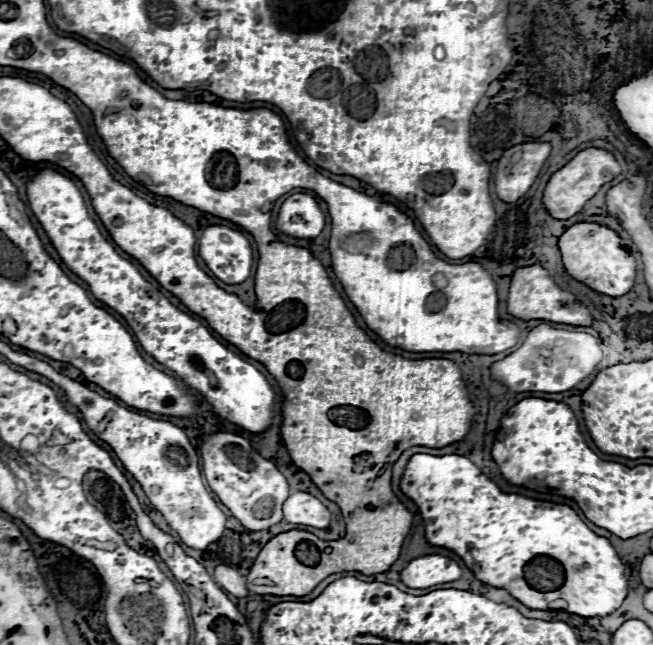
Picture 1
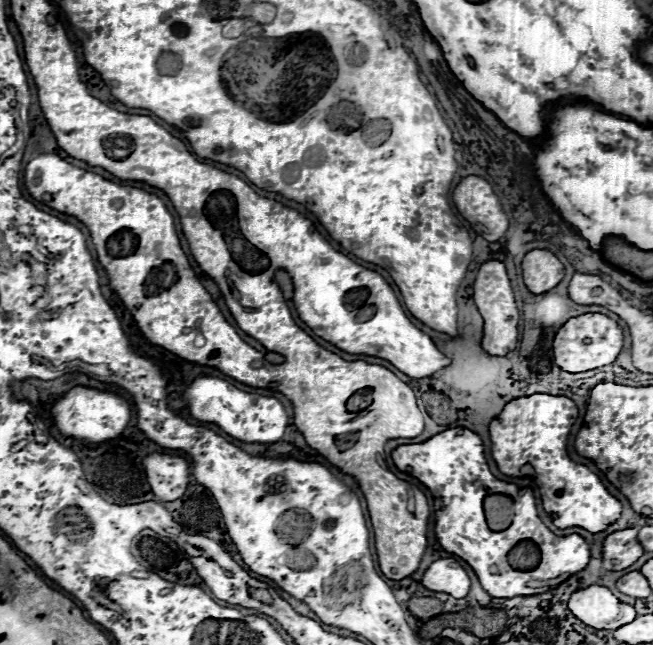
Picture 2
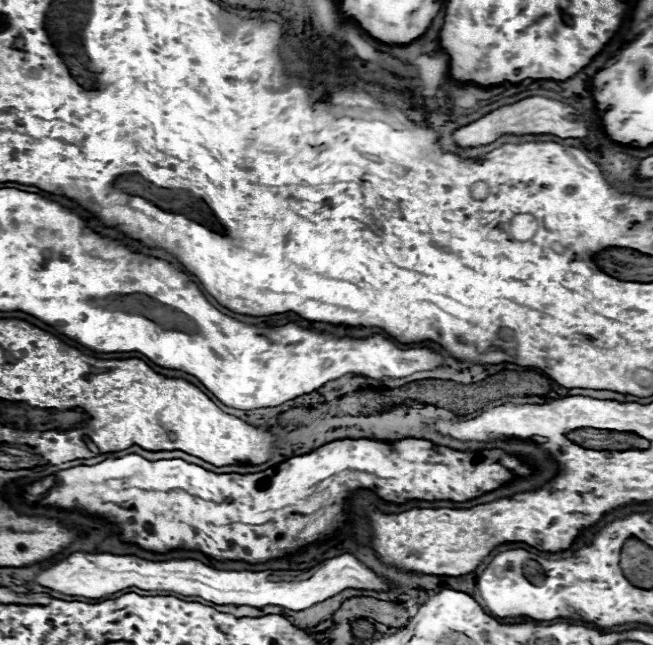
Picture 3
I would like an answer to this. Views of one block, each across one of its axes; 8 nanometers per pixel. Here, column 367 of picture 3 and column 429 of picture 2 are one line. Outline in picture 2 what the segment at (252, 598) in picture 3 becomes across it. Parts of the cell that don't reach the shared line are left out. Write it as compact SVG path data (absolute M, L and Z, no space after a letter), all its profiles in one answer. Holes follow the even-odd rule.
M440 558L432 562L420 582L428 590L446 592L454 598L464 598L470 590L470 578L466 570L452 558Z

